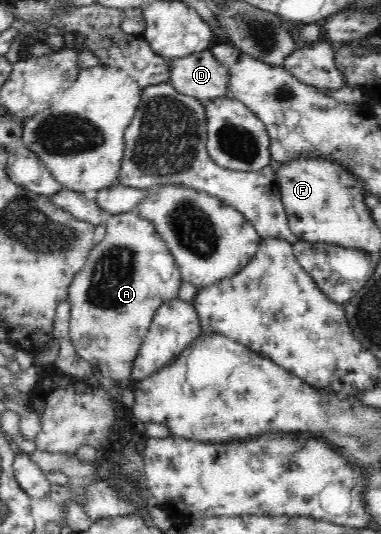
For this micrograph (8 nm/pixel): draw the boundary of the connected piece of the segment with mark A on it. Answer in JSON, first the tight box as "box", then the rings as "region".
{"box":[69,211,182,384],"region":[[[136,211],[112,215],[106,223],[107,233],[101,243],[91,250],[85,267],[69,285],[71,302],[69,331],[78,354],[87,360],[101,376],[119,384],[129,384],[131,371],[157,308],[178,297],[182,284],[180,270],[155,226],[139,217]]]}

